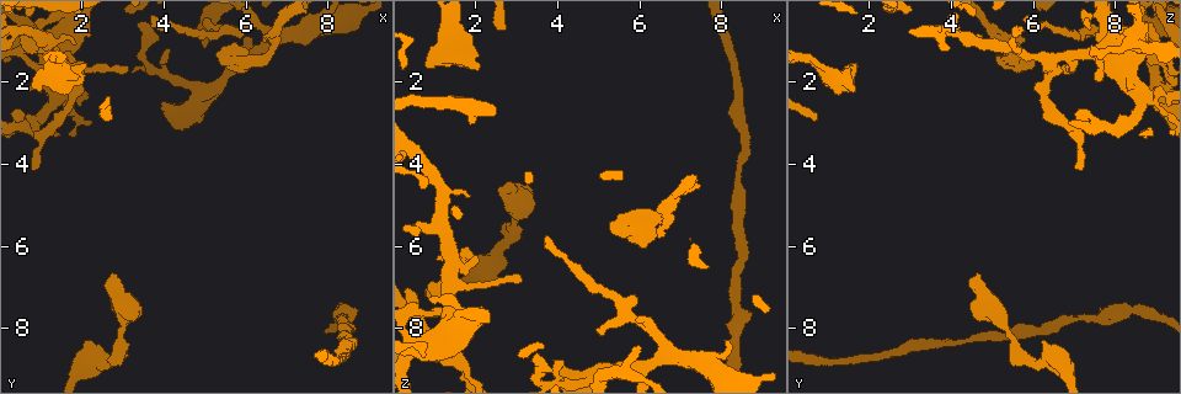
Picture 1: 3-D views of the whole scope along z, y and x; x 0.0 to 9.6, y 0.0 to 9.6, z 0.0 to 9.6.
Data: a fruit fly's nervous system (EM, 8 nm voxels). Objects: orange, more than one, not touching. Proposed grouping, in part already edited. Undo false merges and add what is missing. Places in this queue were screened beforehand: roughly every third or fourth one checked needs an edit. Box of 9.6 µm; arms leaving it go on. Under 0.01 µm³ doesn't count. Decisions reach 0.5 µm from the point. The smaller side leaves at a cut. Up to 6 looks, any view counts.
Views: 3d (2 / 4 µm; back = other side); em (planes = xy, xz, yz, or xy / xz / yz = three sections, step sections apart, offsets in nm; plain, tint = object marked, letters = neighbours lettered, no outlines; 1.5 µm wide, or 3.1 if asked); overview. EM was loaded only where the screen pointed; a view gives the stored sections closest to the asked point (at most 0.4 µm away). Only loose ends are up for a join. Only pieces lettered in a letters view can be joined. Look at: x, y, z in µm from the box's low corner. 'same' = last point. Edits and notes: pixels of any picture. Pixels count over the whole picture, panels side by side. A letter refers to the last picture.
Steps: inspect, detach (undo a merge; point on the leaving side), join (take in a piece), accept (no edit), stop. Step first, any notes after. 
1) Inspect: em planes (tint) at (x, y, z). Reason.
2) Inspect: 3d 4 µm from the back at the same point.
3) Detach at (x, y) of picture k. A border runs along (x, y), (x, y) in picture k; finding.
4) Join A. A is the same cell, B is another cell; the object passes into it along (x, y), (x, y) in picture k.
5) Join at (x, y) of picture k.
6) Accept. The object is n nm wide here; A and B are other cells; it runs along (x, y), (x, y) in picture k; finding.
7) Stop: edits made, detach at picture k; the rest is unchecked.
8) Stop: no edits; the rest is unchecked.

Inspect: 3d 2 µm at (1.85, 1.15, 4.75). Branch stops here.

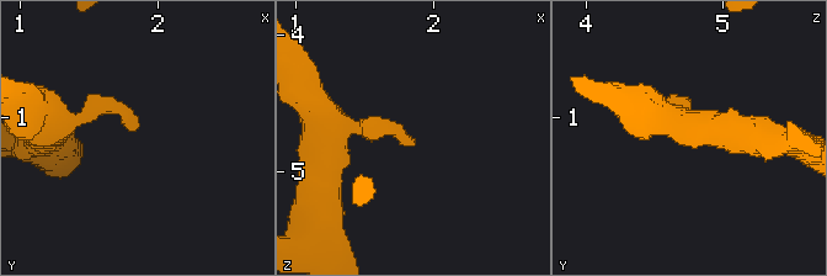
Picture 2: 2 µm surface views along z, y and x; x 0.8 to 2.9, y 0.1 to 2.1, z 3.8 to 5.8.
Inspect: em xy step 4 (letters) at (1.84, 1.06, 4.78).

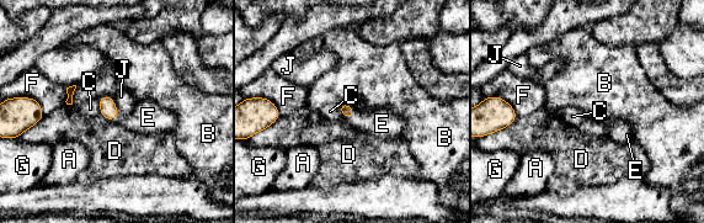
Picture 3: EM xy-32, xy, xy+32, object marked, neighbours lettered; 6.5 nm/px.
Inspect: em planes (letters) at the same point. Cut it another way.

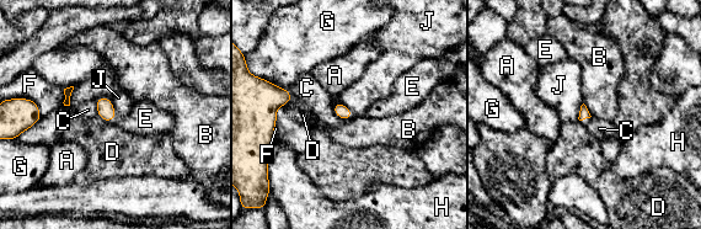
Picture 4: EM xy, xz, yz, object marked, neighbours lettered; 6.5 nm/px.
Join E. E is the same cell, A, B, C, D, F, G, H and J are other cells; the object passes into it along (106, 111), (113, 118), (145, 118) in picture 4; the cell continues.

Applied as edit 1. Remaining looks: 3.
Inspect: em planes (letters) at (2.70, 6.70, 4.70). An open end.

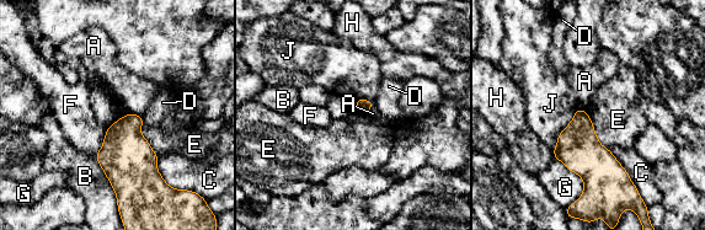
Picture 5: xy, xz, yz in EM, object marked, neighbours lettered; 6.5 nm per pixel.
Accept. The longest contact is with J, 320 nm; A, B, C, D, E, F, G, H and J are other cells; no lettered piece goes on from it.

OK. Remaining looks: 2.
Stop: edits made, join at picture 4; the rest is unchecked.

